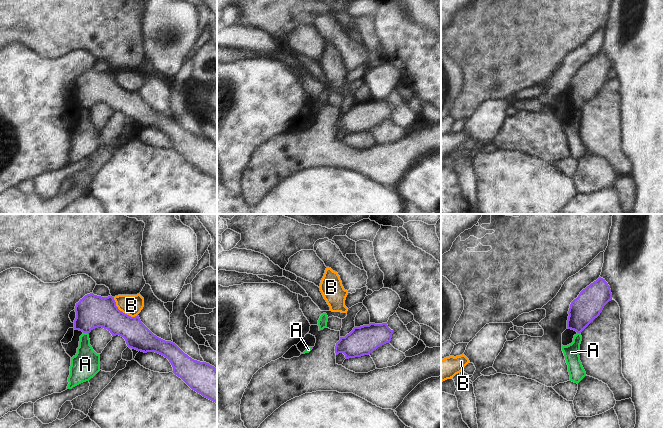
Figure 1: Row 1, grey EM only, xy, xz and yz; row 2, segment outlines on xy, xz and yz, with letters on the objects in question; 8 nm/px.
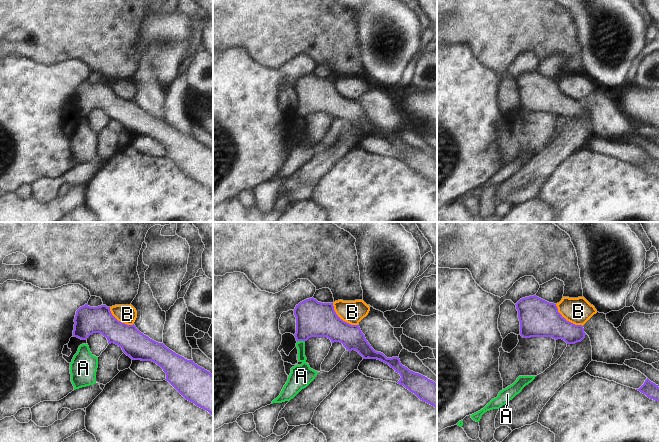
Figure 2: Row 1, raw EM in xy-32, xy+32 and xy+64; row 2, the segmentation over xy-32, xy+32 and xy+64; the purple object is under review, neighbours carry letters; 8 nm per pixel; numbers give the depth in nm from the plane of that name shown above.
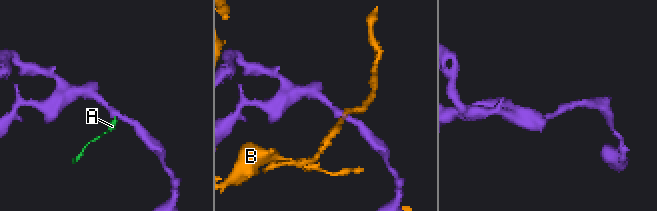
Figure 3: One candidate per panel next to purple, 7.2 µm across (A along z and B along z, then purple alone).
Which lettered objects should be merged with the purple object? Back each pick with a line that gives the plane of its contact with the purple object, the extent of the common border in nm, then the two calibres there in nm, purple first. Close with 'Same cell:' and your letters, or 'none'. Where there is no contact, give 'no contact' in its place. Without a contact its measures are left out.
Same cell: none

